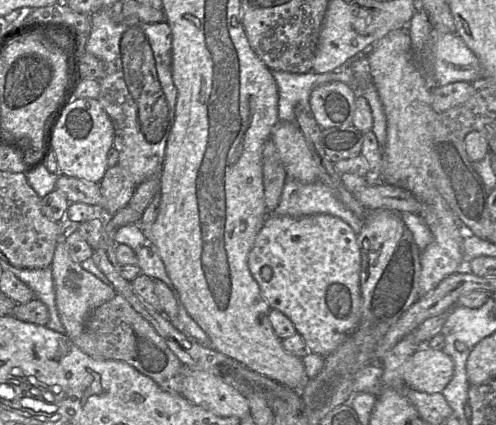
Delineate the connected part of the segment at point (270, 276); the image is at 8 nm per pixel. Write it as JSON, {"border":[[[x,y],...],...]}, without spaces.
{"border":[[[269,214],[247,258],[249,271],[269,307],[289,318],[310,352],[322,357],[332,353],[359,324],[361,261],[357,235],[346,222],[330,214],[303,217]]]}

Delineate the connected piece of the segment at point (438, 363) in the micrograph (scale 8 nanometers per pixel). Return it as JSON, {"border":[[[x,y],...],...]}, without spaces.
{"border":[[[420,346],[401,366],[401,377],[407,389],[427,394],[440,393],[452,378],[454,363],[442,350]]]}

